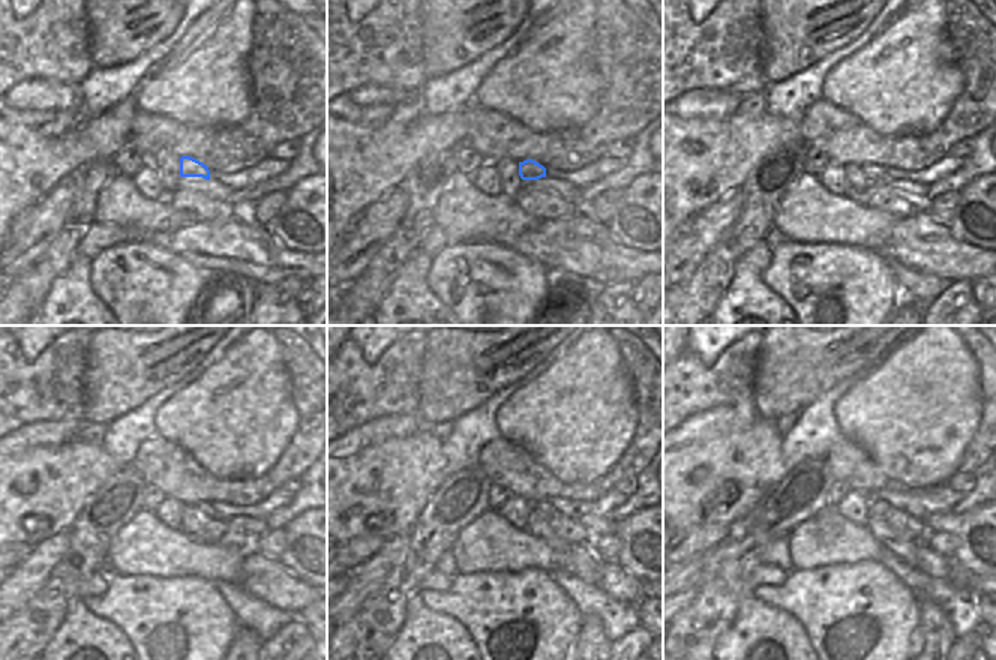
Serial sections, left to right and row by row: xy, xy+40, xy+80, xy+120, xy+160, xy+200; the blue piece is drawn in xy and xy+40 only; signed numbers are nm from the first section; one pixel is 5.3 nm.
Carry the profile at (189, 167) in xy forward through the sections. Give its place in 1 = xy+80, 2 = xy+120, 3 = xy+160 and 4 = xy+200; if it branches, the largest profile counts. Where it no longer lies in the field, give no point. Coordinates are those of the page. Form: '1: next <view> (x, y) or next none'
1: next xy+80 (875, 173)
2: next xy+120 (206, 507)
3: next xy+160 (545, 507)
4: next xy+200 (878, 507)

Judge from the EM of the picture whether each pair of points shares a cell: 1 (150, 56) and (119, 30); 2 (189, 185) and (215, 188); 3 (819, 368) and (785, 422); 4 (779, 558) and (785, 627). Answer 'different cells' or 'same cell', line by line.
1: different cells
2: same cell
3: different cells
4: different cells

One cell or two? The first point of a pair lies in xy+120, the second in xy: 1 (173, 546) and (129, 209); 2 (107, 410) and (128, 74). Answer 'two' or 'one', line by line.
1: one
2: two

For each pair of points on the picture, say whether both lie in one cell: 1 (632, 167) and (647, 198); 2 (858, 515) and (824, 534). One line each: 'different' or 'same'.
1: different
2: different

